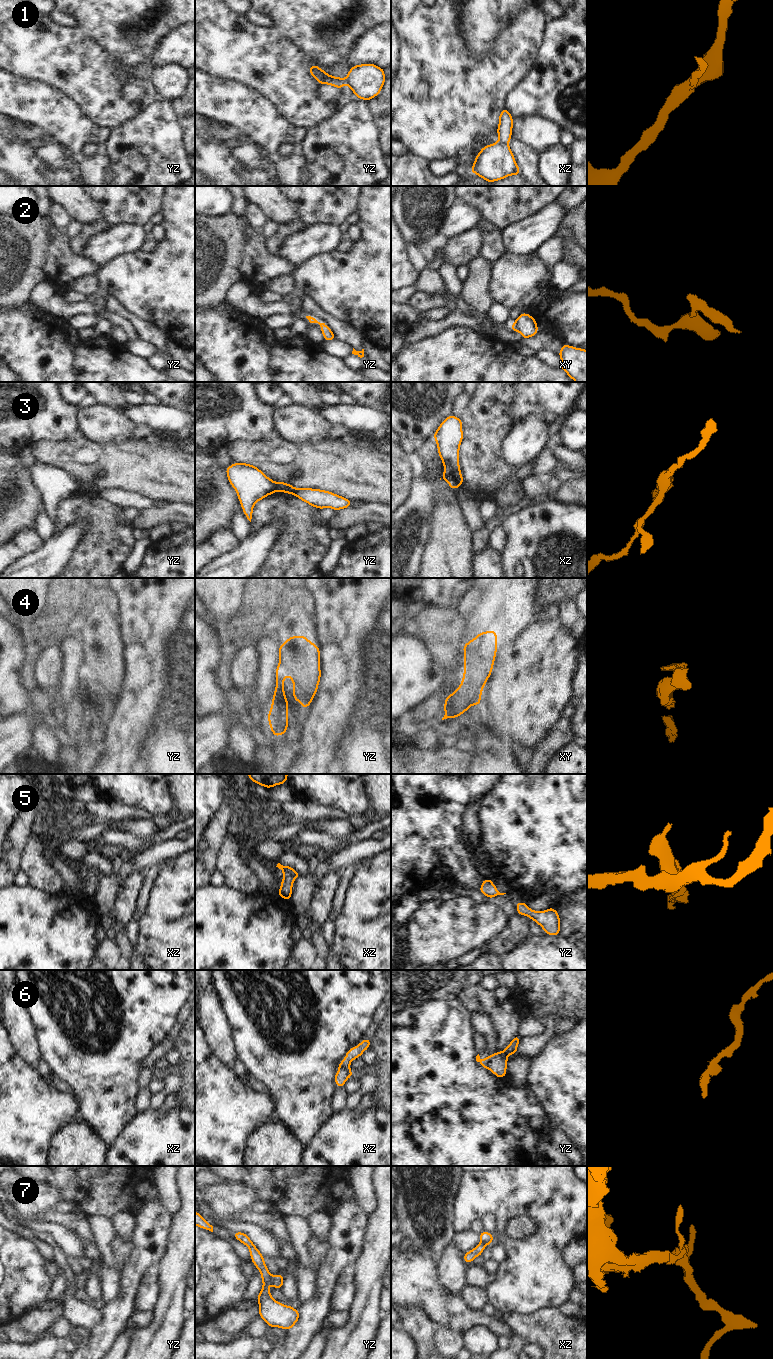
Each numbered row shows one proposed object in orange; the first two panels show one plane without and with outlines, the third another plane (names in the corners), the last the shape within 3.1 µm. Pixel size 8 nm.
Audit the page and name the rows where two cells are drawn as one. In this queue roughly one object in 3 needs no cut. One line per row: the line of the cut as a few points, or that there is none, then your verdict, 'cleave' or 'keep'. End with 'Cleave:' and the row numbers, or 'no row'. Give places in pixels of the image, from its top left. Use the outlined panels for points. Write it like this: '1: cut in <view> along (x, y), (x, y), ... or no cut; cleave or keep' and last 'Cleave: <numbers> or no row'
1: cut in xz along (499, 140), (507, 143); cleave
2: cut in yz along (320, 324), (325, 325); cleave
3: cut in yz along (290, 484), (284, 491); cleave
4: no cut; keep
5: no cut; keep
6: cut in yz along (490, 1056), (490, 1061), (486, 1068); cleave
7: cut in xz along (481, 1243), (485, 1245); cleave
Cleave: 1, 2, 3, 6, 7

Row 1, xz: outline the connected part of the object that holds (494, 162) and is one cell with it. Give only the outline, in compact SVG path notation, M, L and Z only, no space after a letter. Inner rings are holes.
M500 141L480 150L470 172L477 174L489 183L511 175L521 175L508 143L503 144Z

